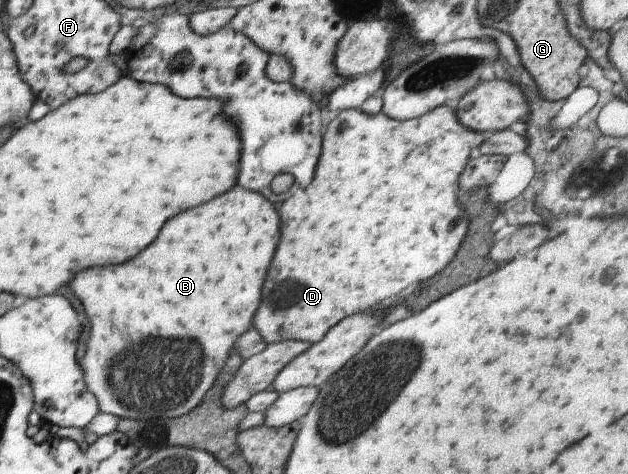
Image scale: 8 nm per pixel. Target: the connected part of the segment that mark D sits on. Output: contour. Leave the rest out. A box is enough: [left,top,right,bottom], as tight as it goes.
[253,103,488,344]

